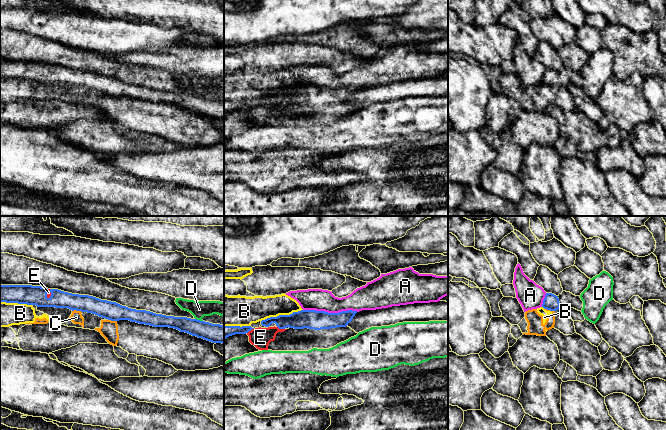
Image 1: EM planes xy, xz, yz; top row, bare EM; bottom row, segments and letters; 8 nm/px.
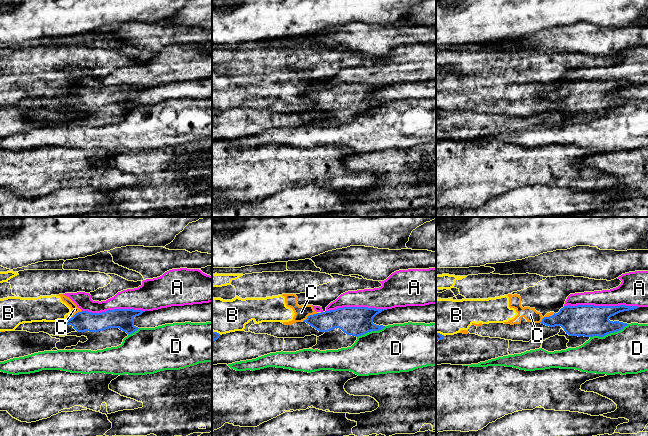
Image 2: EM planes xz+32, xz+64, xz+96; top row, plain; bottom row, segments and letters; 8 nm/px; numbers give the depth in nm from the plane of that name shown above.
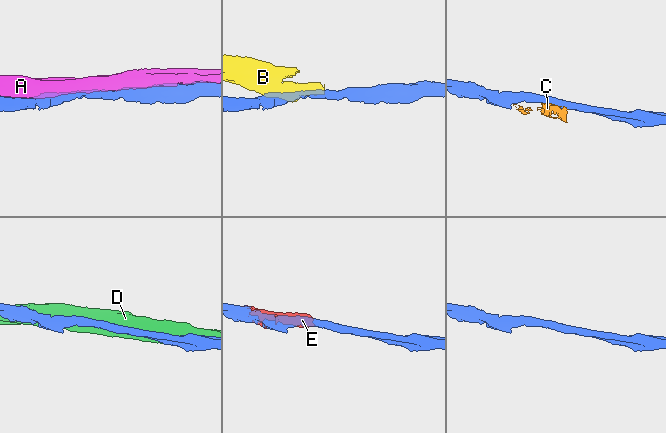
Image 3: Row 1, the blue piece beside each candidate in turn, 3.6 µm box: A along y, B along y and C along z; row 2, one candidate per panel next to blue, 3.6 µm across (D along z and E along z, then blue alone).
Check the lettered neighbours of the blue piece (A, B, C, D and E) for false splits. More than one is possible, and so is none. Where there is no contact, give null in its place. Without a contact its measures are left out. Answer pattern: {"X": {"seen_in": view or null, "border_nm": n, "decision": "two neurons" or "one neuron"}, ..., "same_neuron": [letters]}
{"A": {"seen_in": "xz", "border_nm": 440, "decision": "two neurons"}, "B": {"seen_in": "xz", "border_nm": 340, "decision": "two neurons"}, "C": {"seen_in": "xy", "border_nm": 80, "decision": "two neurons"}, "D": {"seen_in": "xy", "border_nm": 70, "decision": "two neurons"}, "E": {"seen_in": "xz", "border_nm": 70, "decision": "one neuron"}, "same_neuron": ["E"]}

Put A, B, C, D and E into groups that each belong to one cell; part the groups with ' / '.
A / B C / D / E

